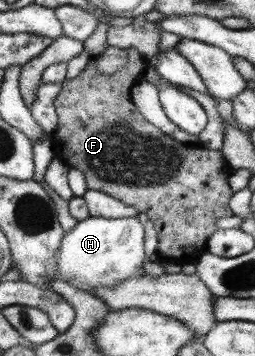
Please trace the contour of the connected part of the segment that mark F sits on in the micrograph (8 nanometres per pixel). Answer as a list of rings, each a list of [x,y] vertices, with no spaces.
[[[130,48],[128,50],[128,60],[126,64],[117,72],[112,74],[100,74],[95,72],[90,60],[86,69],[80,72],[74,79],[65,78],[64,81],[61,82],[60,92],[58,92],[56,98],[53,100],[57,116],[57,125],[51,134],[51,138],[53,139],[52,152],[54,158],[60,159],[64,164],[67,164],[71,168],[76,168],[76,170],[80,170],[80,172],[84,174],[86,188],[88,190],[99,190],[125,205],[138,209],[140,213],[145,213],[148,220],[152,222],[157,234],[155,251],[164,258],[164,260],[178,262],[180,264],[190,264],[194,263],[195,260],[200,257],[200,254],[206,251],[206,239],[217,229],[216,219],[231,215],[230,207],[228,207],[228,199],[232,192],[226,182],[226,178],[228,178],[228,174],[230,174],[232,168],[227,165],[227,162],[224,160],[219,150],[208,150],[198,144],[176,142],[176,140],[166,136],[166,134],[160,132],[158,128],[152,126],[152,124],[146,122],[146,120],[142,118],[142,115],[130,100],[130,89],[132,89],[136,83],[141,82],[146,63],[146,60],[144,60],[140,52],[134,50],[134,48]]]

